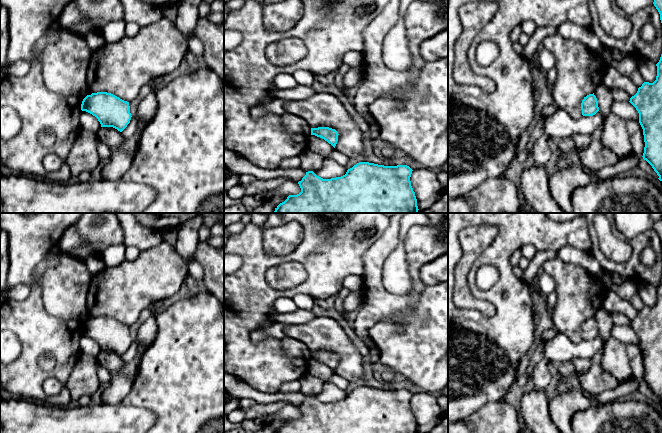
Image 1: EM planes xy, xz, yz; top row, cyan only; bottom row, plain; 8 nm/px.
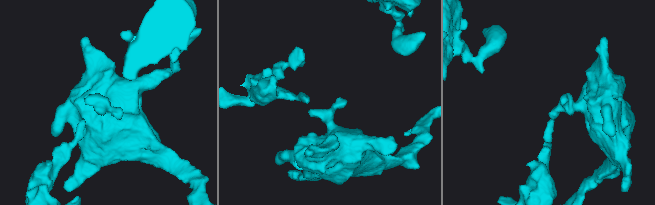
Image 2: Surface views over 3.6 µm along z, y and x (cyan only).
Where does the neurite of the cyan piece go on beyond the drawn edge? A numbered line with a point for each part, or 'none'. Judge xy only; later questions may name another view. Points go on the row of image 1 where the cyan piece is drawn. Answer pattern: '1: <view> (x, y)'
none

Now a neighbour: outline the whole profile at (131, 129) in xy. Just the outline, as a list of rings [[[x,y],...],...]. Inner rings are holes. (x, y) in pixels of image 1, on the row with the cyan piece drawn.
[[[132,116],[131,120],[130,120],[130,123],[122,131],[122,135],[125,138],[130,138],[130,137],[134,136],[136,134],[136,132],[137,132],[137,125],[138,125],[138,122],[137,122],[135,116]]]

